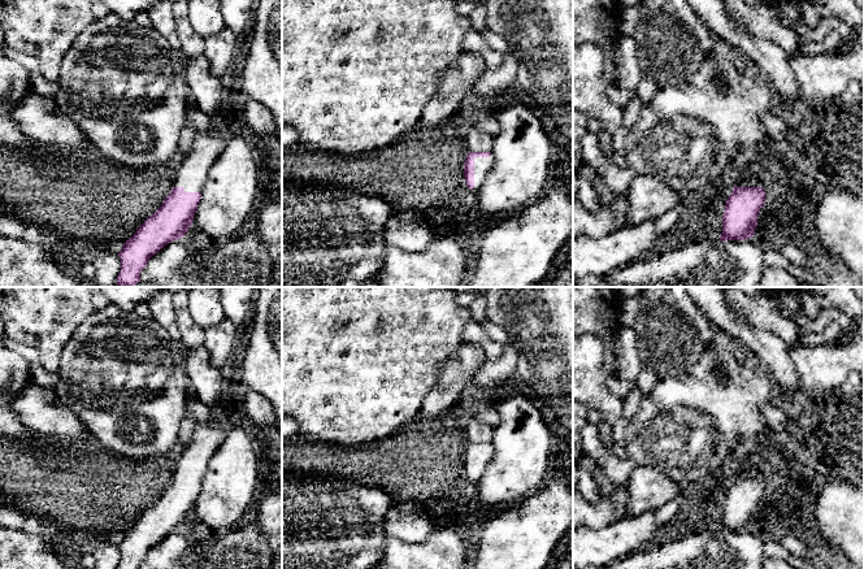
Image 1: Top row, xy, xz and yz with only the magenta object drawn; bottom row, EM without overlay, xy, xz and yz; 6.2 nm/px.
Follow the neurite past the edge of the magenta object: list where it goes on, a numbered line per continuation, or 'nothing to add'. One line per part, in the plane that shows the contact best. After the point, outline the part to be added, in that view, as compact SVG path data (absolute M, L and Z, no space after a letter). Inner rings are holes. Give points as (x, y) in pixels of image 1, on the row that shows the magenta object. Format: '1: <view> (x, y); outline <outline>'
1: xz (482, 165); outline M491 153L490 157L476 157L474 158L474 188L472 191L479 192L483 186L487 174L494 168L495 158Z

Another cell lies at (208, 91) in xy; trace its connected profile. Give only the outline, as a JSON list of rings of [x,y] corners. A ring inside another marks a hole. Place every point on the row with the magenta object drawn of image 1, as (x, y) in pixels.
[[[204,55],[186,57],[184,77],[190,96],[196,105],[209,117],[225,113],[225,97],[230,90],[227,81],[220,79],[209,70],[209,62]]]

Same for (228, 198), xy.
[[[231,136],[209,168],[194,216],[194,230],[207,242],[233,238],[253,209],[260,173],[257,155],[244,139]]]

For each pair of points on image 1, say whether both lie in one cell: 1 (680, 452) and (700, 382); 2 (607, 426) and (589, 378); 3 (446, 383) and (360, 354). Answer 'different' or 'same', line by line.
1: same
2: same
3: different

